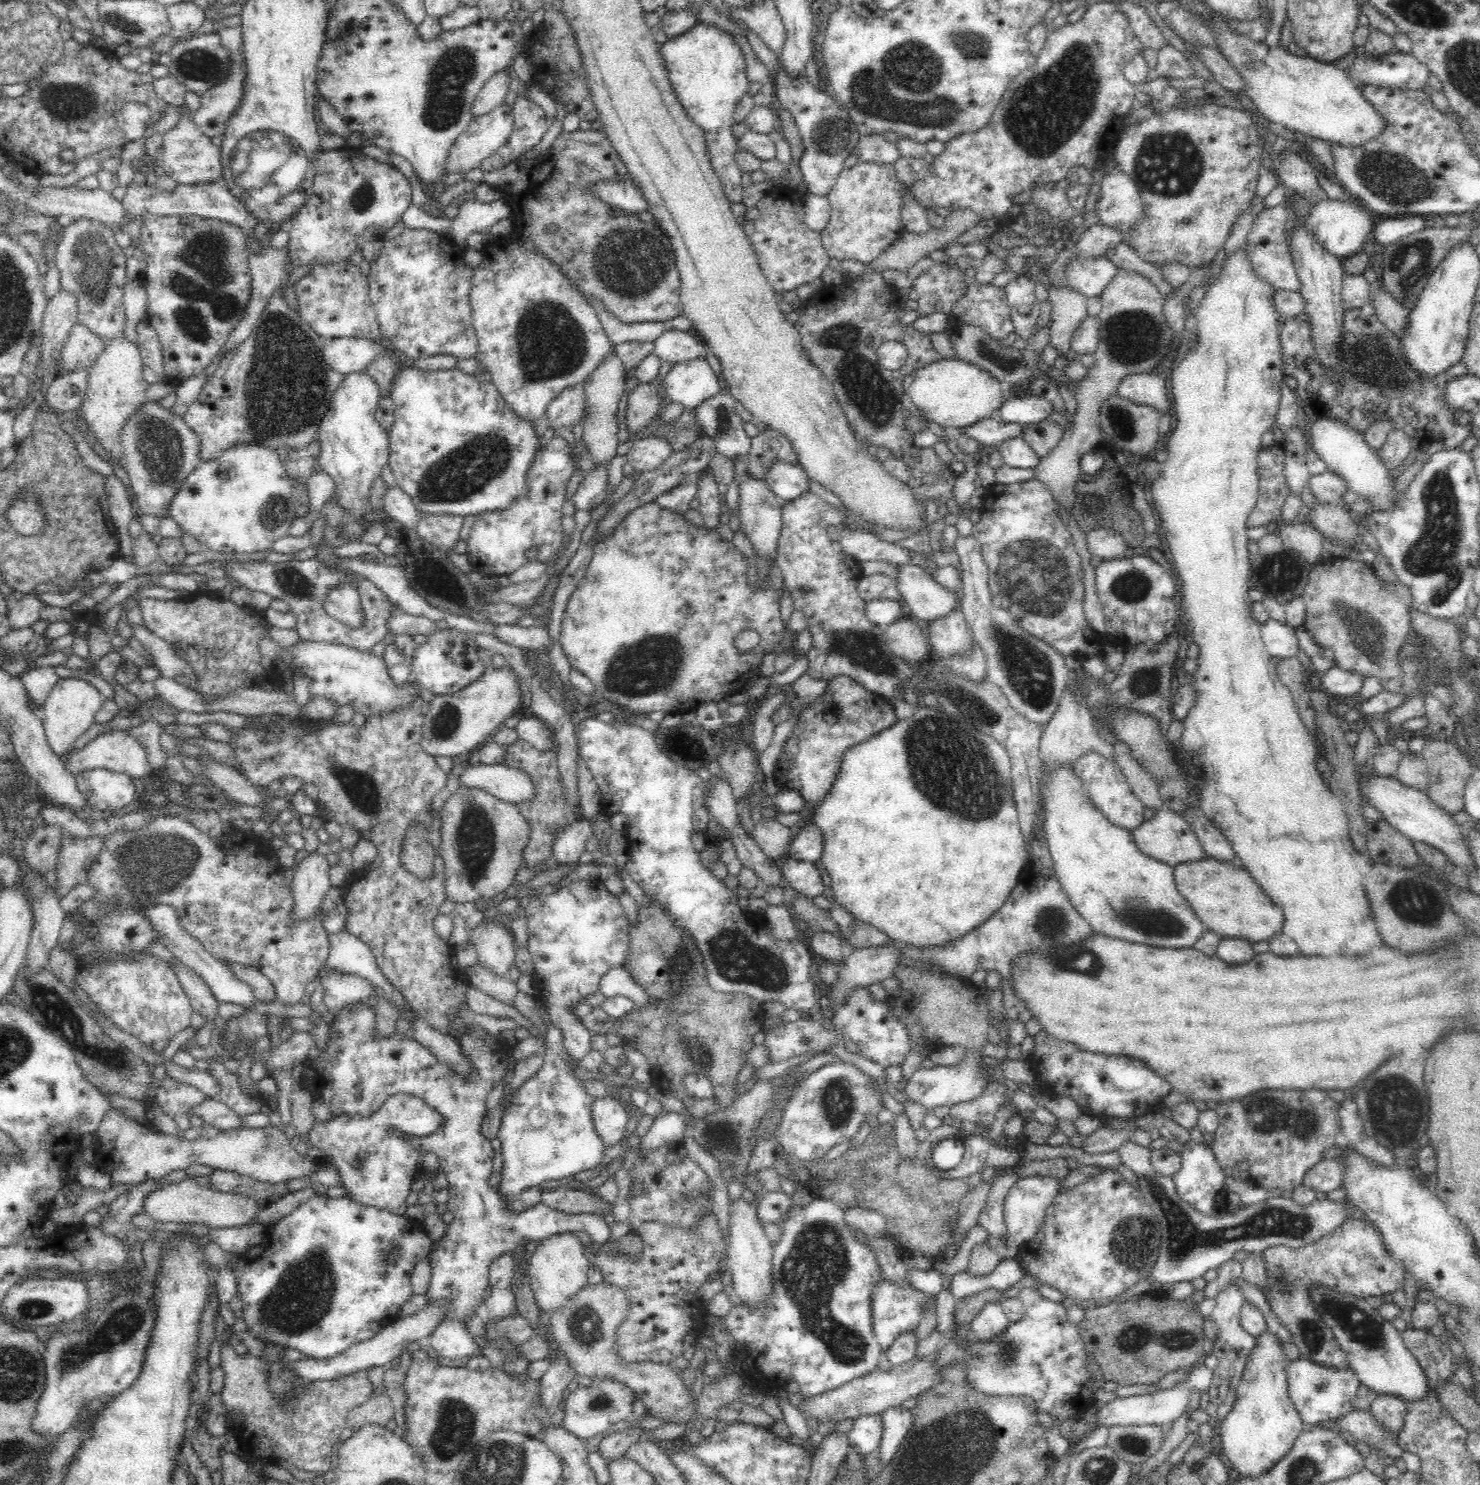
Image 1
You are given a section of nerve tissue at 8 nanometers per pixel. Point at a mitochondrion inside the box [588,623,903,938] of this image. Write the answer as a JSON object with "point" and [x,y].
{"point":[651,668]}

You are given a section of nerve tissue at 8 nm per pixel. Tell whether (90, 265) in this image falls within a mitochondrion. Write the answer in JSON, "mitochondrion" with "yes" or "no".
{"mitochondrion":"yes"}

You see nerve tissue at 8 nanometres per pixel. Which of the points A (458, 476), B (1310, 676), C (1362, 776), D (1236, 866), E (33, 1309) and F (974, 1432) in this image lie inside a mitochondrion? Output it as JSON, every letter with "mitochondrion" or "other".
{"A":"mitochondrion","B":"other","C":"other","D":"other","E":"mitochondrion","F":"mitochondrion"}

